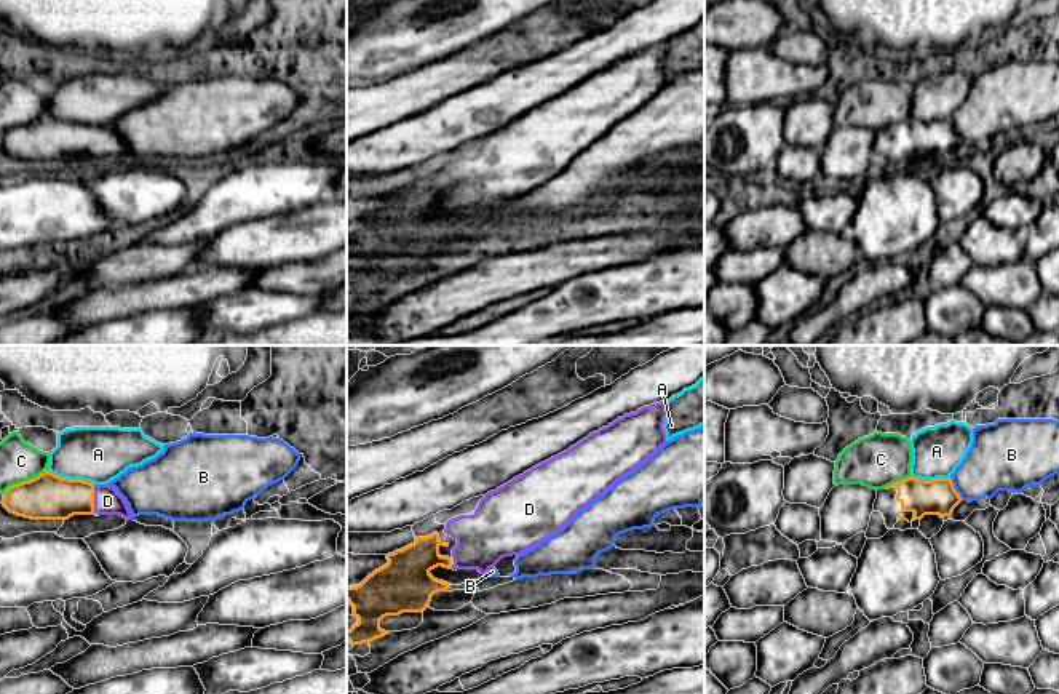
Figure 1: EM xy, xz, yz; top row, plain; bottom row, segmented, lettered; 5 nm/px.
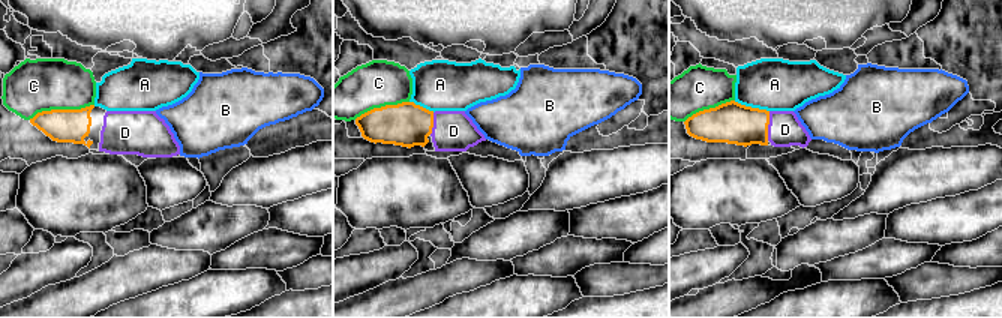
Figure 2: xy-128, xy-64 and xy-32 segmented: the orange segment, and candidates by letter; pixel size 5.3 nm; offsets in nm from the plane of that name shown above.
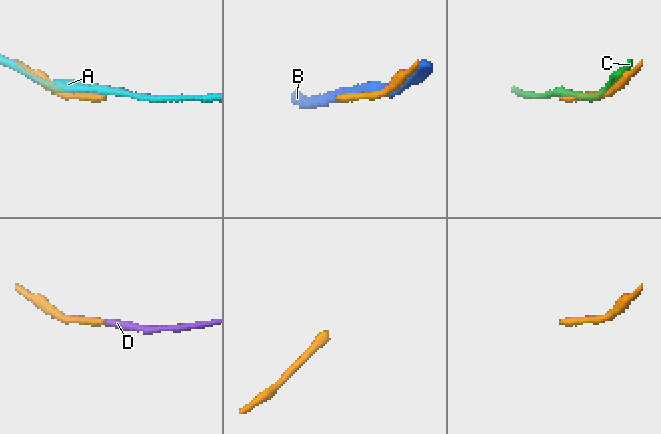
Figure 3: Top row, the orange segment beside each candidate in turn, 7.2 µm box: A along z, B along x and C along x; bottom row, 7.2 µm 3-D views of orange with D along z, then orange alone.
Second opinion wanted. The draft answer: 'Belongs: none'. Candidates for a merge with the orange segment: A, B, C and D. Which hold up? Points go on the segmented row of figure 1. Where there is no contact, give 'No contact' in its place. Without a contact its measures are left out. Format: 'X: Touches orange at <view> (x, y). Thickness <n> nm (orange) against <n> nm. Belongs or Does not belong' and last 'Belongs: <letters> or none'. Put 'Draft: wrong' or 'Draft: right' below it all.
A: Touches orange at xy (71, 480). Thickness 220 nm (orange) against 280 nm. Does not belong
B: Touches orange at yz (954, 488). Thickness 180 nm (orange) against 300 nm. Does not belong
C: Touches orange at xy (23, 482). Thickness 220 nm (orange) against 200 nm. Does not belong
D: Touches orange at xy (93, 499). Thickness 220 nm (orange) against 140 nm. Belongs
Belongs: D
Draft: wrong

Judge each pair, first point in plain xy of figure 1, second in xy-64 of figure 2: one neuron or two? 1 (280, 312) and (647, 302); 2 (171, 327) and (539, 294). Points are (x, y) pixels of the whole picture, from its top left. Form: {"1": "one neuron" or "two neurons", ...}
{"1": "two neurons", "2": "one neuron"}

